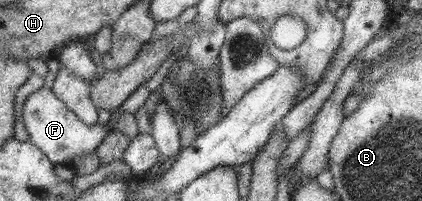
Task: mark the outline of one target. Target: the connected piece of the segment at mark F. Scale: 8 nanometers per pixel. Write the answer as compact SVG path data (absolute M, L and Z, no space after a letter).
M43 86L35 90L33 94L27 96L21 109L21 122L23 128L27 130L27 141L33 146L37 146L43 154L52 162L53 165L60 164L67 166L71 158L85 156L95 150L103 137L112 130L111 122L103 125L98 122L91 126L83 124L75 116L75 113L68 109L59 98L51 92L51 89Z

